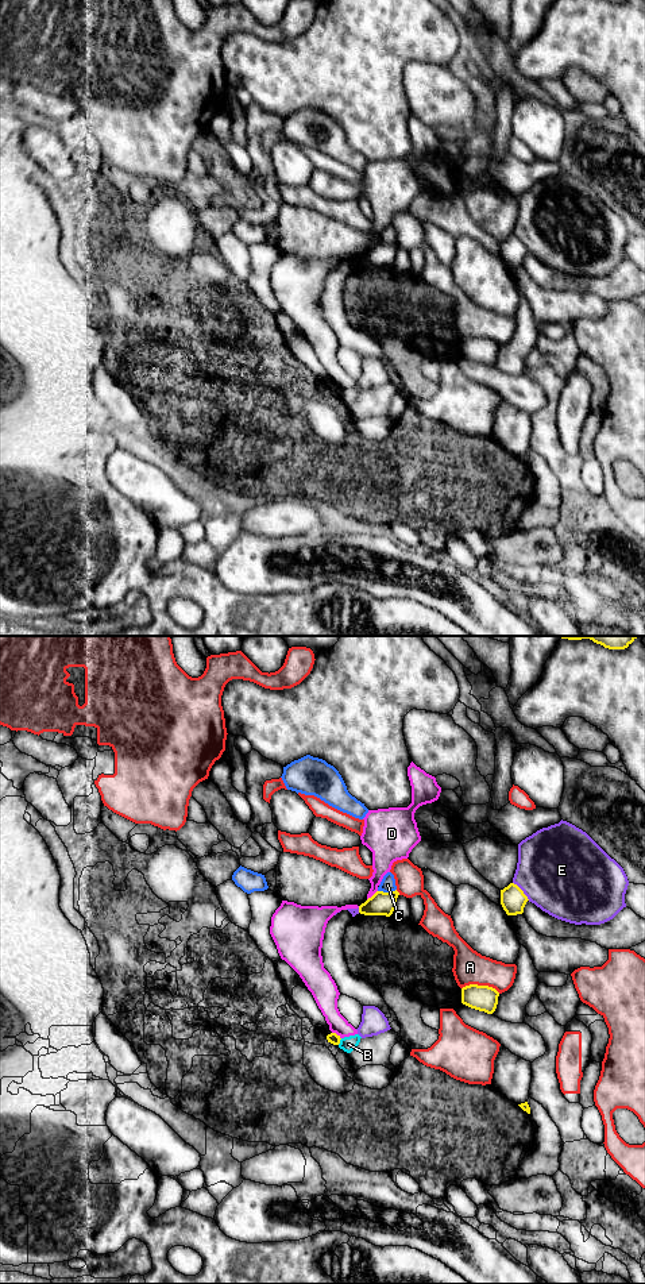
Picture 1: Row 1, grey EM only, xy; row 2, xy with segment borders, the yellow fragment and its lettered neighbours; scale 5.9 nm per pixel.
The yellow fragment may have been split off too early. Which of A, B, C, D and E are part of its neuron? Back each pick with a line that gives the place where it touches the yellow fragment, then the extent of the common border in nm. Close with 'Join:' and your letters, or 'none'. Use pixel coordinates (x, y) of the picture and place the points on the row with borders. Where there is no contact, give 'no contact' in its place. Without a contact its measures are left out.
Join: none

